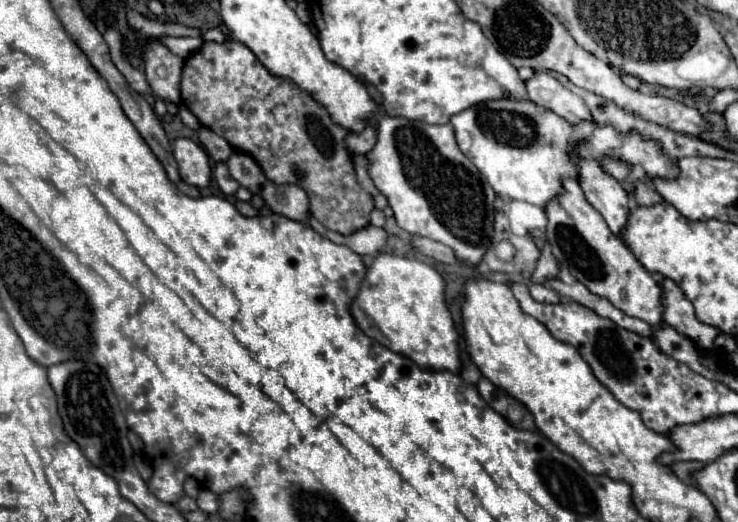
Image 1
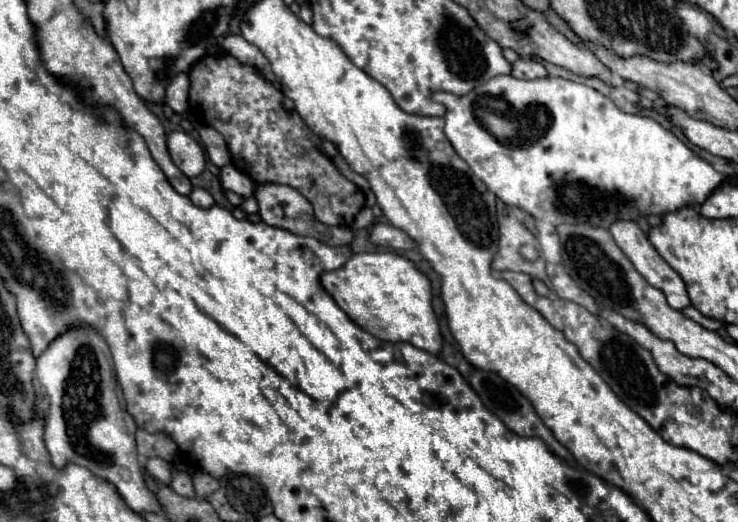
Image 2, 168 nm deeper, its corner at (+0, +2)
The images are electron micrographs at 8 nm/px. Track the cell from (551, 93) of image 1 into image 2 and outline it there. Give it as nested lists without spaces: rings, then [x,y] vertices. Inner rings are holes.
[[[519,58],[513,64],[513,76],[515,78],[523,78],[523,80],[535,80],[535,78],[547,78],[547,72],[539,62]]]

